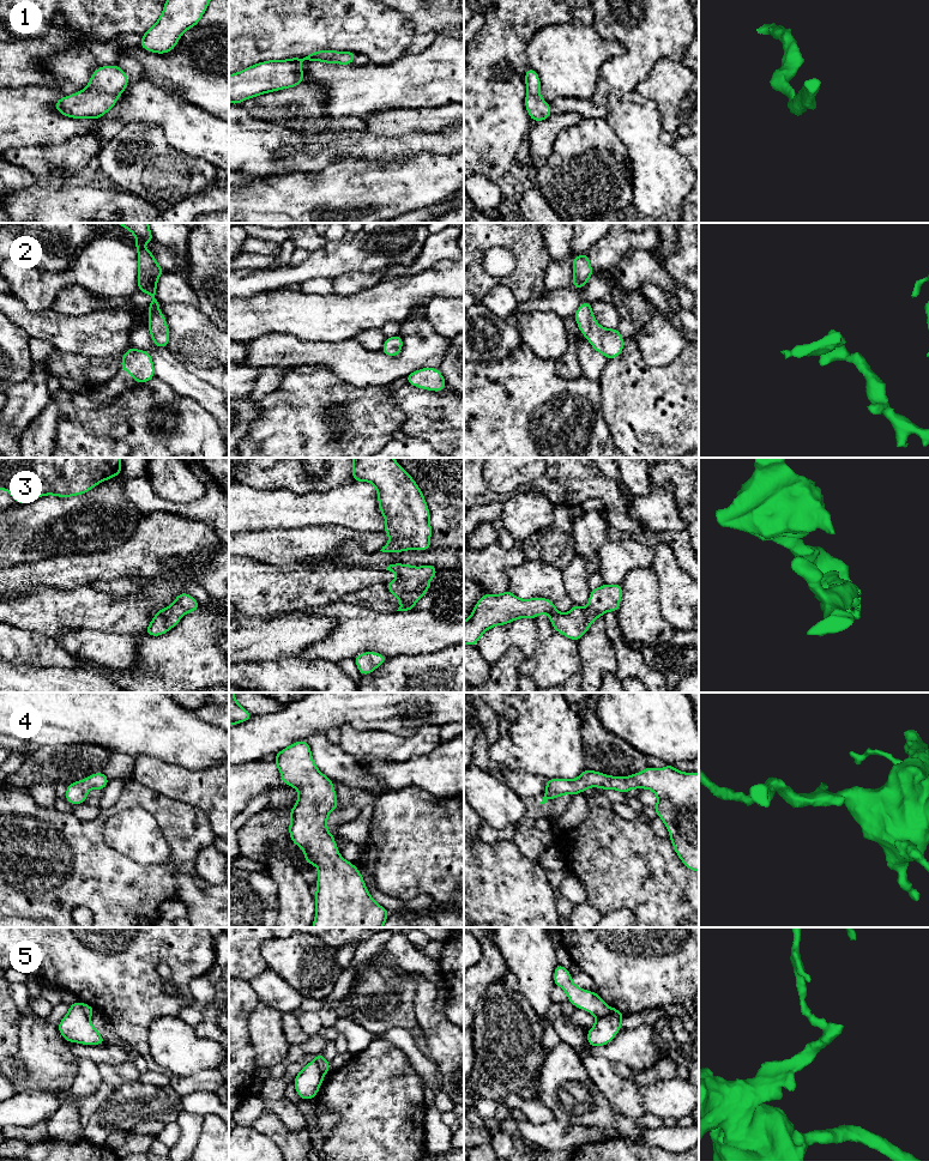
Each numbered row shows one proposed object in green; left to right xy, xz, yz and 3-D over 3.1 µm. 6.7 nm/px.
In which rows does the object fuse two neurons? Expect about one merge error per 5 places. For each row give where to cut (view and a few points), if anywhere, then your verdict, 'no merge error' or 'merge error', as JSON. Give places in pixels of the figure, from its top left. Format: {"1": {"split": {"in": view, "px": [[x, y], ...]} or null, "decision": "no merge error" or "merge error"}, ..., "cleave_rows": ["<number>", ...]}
{"1": {"split": null, "decision": "no merge error"}, "2": {"split": null, "decision": "no merge error"}, "3": {"split": null, "decision": "no merge error"}, "4": {"split": null, "decision": "no merge error"}, "5": {"split": {"in": "xy", "px": [[79, 1002], [88, 1016]]}, "decision": "merge error"}, "cleave_rows": ["5"]}

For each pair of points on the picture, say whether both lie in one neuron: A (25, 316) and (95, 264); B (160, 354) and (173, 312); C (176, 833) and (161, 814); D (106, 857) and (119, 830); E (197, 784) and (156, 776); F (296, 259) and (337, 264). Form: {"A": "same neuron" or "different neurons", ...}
{"A": "different neurons", "B": "different neurons", "C": "same neuron", "D": "different neurons", "E": "same neuron", "F": "different neurons"}

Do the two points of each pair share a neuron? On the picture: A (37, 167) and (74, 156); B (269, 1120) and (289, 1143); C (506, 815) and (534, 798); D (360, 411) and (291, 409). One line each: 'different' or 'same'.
A: same
B: same
C: different
D: same

